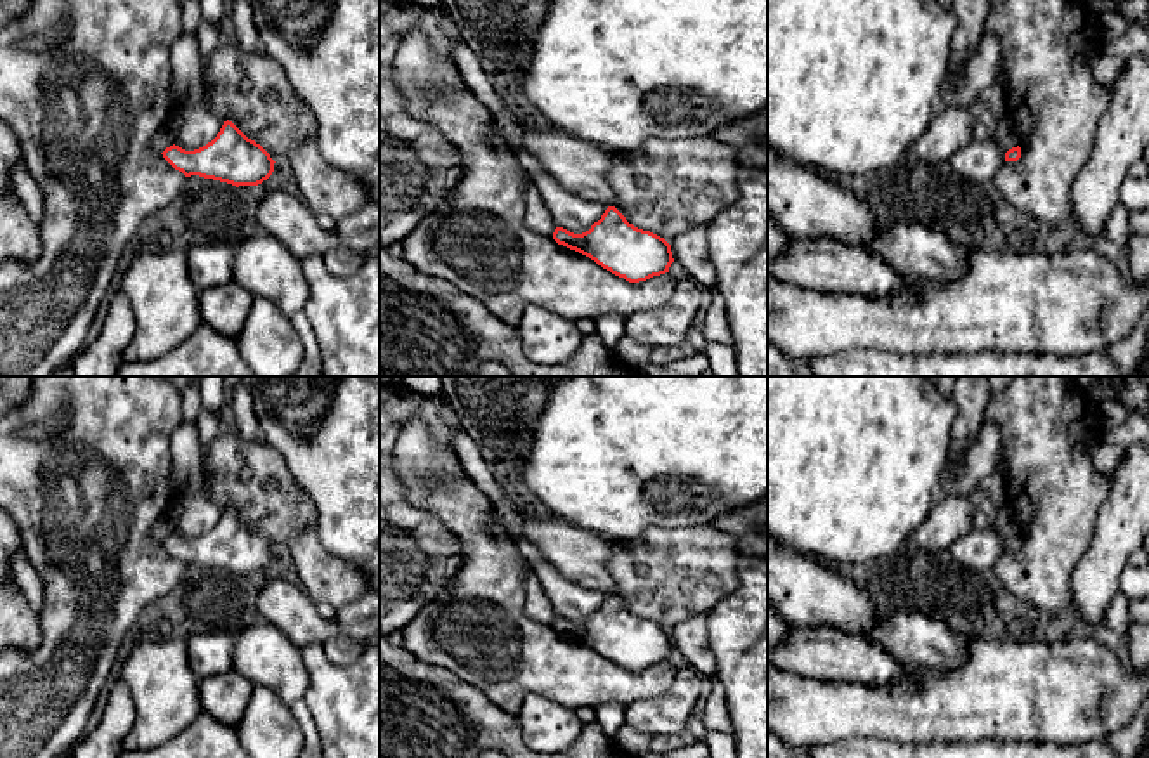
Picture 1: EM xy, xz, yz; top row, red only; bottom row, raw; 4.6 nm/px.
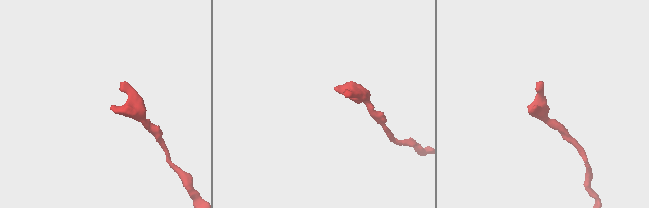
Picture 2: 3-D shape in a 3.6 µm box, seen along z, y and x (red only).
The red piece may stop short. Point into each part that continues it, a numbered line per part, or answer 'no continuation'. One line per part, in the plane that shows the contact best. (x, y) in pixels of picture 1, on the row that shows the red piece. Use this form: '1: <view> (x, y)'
no continuation

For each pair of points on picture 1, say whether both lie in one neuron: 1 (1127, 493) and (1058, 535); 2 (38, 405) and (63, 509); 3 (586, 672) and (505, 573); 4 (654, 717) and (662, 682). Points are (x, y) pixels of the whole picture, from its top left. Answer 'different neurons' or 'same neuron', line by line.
1: different neurons
2: same neuron
3: same neuron
4: different neurons

